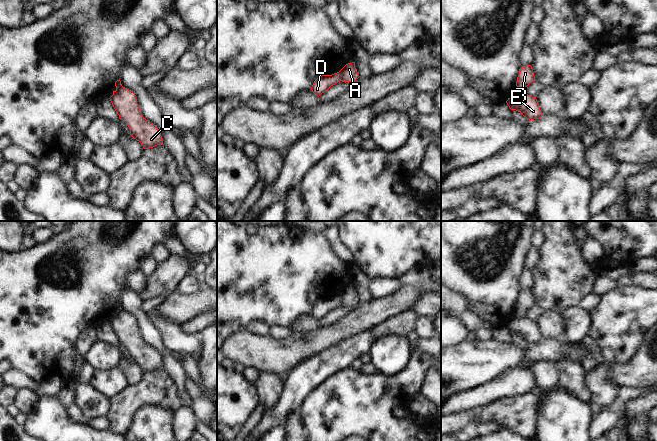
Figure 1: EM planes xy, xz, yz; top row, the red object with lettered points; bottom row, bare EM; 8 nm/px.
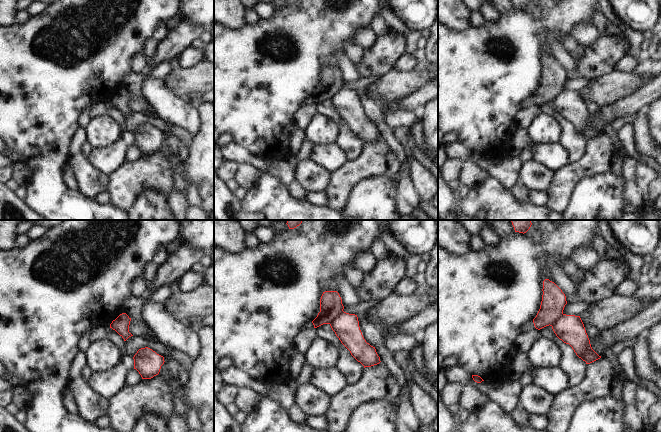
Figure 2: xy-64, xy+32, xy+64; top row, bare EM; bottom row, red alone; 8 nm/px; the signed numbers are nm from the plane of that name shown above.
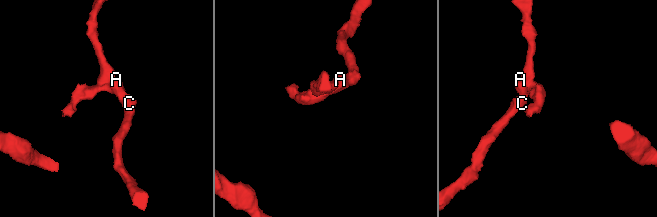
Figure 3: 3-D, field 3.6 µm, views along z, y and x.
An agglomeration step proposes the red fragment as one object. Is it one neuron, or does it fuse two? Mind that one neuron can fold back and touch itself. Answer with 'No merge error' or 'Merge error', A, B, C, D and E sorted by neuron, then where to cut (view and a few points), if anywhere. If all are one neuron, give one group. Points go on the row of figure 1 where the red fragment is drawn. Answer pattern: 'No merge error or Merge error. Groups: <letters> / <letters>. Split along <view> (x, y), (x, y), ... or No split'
Merge error. Groups: A C E / B D. Split along yz (516, 91), (525, 93).

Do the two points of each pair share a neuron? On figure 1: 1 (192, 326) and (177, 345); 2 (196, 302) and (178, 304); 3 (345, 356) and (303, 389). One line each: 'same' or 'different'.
1: different
2: same
3: same

